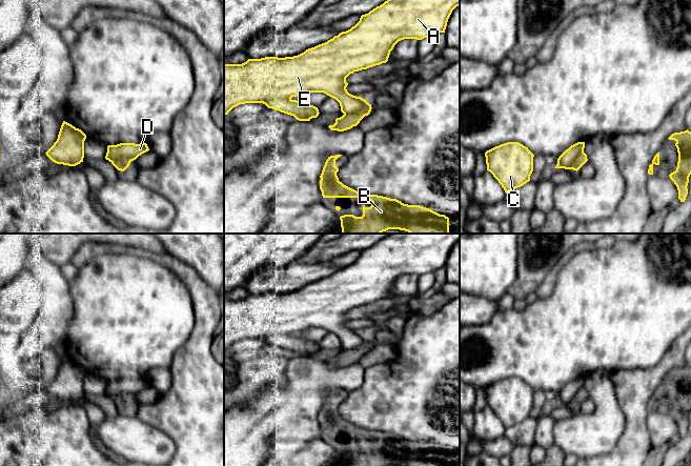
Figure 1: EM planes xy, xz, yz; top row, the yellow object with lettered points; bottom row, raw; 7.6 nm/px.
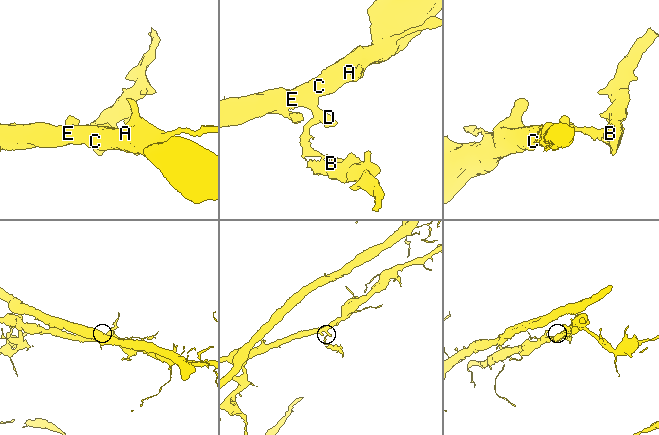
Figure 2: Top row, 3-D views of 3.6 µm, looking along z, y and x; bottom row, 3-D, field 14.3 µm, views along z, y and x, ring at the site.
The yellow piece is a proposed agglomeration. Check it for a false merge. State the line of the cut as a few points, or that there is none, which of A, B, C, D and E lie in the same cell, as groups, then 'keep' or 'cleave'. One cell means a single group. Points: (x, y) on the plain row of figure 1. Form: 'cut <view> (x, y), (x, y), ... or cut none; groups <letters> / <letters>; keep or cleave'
cut xz (366, 348), (344, 350); groups A C D E / B; cleave

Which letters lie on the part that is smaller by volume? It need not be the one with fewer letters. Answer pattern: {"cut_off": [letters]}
{"cut_off": ["B"]}

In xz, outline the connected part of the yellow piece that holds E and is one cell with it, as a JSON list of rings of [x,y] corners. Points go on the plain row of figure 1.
[[[389,234],[346,267],[325,279],[293,292],[248,295],[242,300],[224,300],[224,350],[245,339],[263,339],[268,344],[293,351],[299,357],[310,357],[319,351],[318,343],[292,336],[310,328],[324,328],[336,335],[344,350],[371,347],[371,340],[349,329],[346,313],[362,305],[386,299],[394,281],[404,275],[422,276],[445,268],[452,246],[460,234]]]

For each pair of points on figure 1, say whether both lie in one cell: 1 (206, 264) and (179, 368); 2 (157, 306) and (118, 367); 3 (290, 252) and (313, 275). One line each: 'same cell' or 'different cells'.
1: different cells
2: same cell
3: different cells

